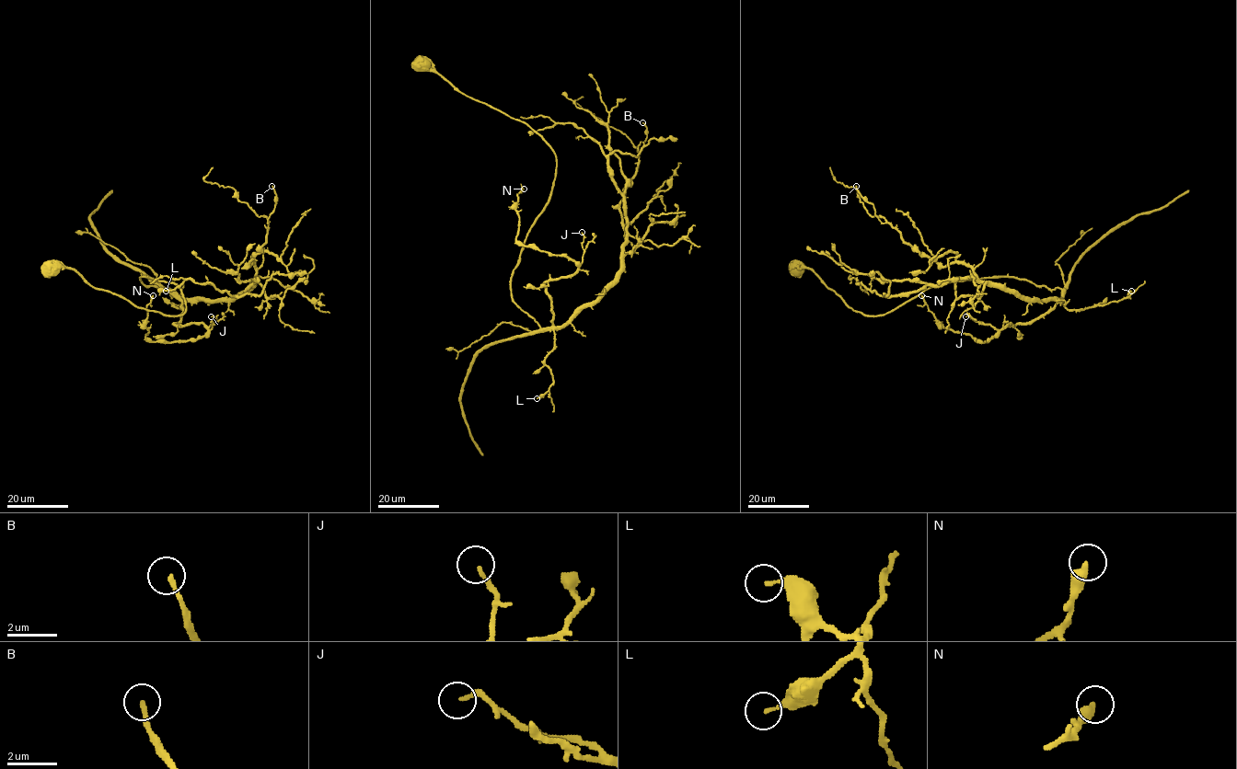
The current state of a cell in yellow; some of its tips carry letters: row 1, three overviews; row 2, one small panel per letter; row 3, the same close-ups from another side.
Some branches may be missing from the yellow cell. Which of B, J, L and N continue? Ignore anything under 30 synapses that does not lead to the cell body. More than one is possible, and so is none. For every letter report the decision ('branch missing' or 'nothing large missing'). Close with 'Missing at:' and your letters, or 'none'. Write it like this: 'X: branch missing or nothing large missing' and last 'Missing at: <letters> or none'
B: nothing large missing
J: nothing large missing
L: nothing large missing
N: branch missing
Missing at: N

